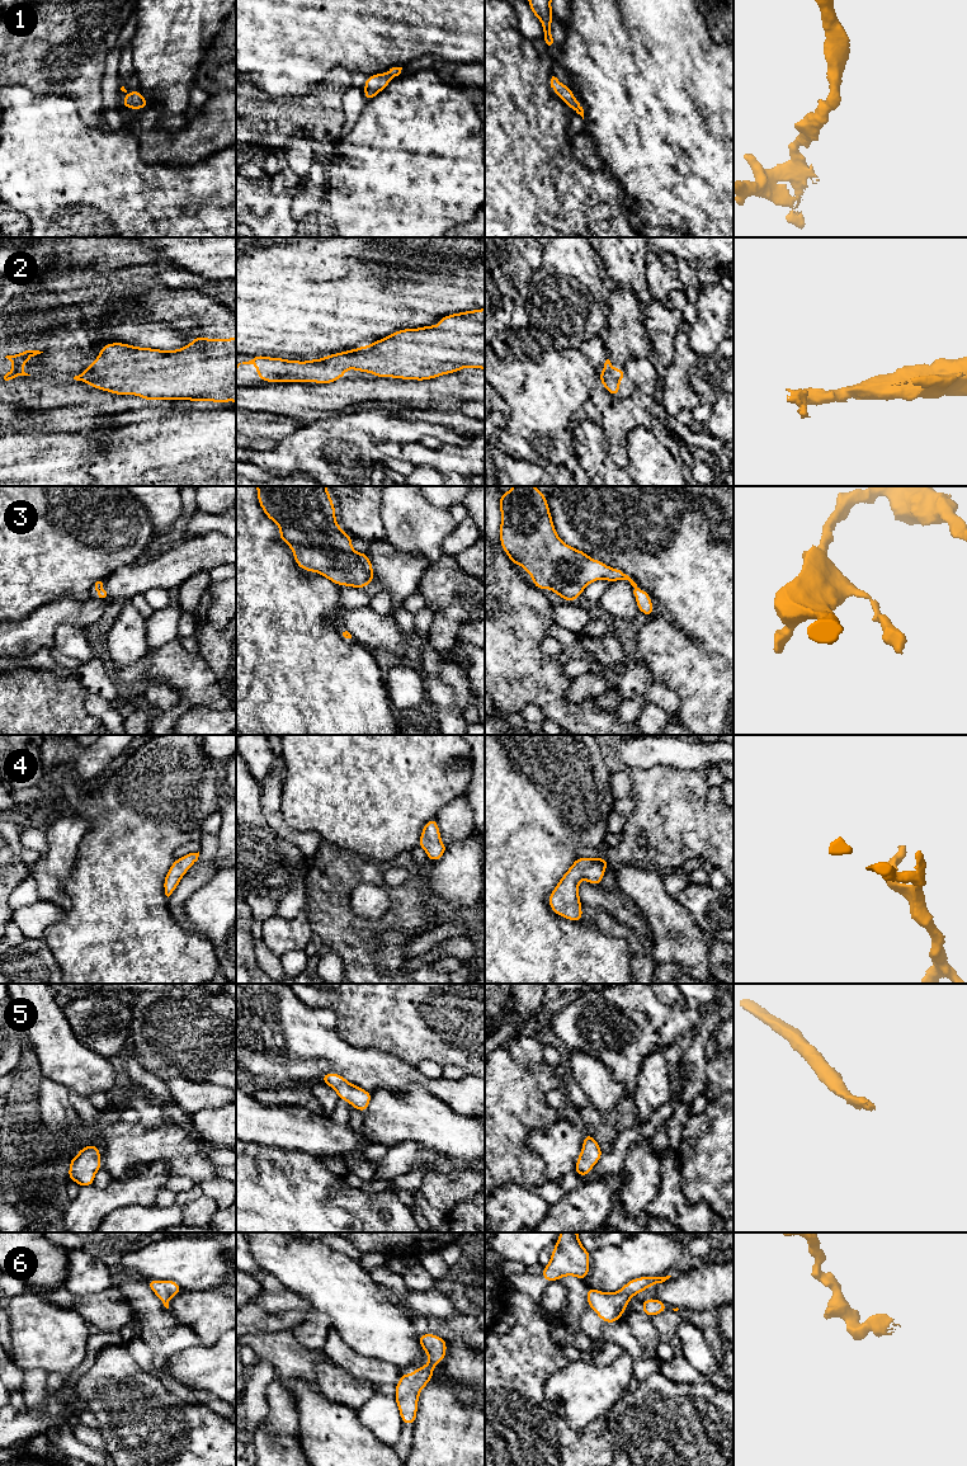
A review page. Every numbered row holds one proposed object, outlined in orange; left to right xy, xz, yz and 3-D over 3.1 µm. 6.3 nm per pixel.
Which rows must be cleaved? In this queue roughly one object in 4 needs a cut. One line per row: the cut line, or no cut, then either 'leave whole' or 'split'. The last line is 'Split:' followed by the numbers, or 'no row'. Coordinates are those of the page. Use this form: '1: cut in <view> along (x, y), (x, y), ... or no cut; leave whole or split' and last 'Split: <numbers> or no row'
1: no cut; leave whole
2: no cut; leave whole
3: no cut; leave whole
4: no cut; leave whole
5: no cut; leave whole
6: no cut; leave whole
Split: no row

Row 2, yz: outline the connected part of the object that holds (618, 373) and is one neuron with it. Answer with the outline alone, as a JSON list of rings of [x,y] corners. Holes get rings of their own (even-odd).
[[[609,359],[605,360],[603,372],[599,374],[600,382],[604,385],[605,390],[613,396],[618,397],[619,385],[618,382],[626,377],[626,371],[622,368],[612,368]]]

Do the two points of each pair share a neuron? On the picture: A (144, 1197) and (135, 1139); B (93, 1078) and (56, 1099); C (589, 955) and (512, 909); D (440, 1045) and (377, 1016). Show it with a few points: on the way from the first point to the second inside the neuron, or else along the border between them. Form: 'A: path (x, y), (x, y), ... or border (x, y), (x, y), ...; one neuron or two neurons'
A: border (168, 1165), (135, 1163), (128, 1178), (113, 1179); two neurons
B: border (43, 1076), (62, 1084), (67, 1089); two neurons
C: path (570, 955), (557, 955), (531, 928); one neuron
D: path (425, 1036), (402, 1036), (392, 1031); one neuron

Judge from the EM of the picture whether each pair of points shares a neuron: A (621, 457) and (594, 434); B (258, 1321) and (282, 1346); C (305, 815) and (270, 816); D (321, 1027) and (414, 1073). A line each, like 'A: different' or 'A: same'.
A: different
B: different
C: different
D: same

